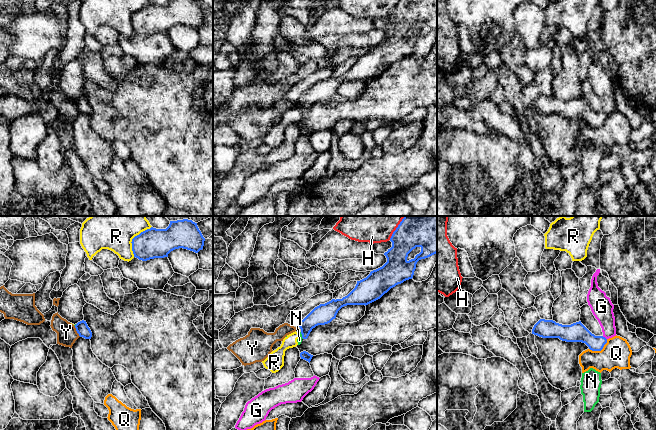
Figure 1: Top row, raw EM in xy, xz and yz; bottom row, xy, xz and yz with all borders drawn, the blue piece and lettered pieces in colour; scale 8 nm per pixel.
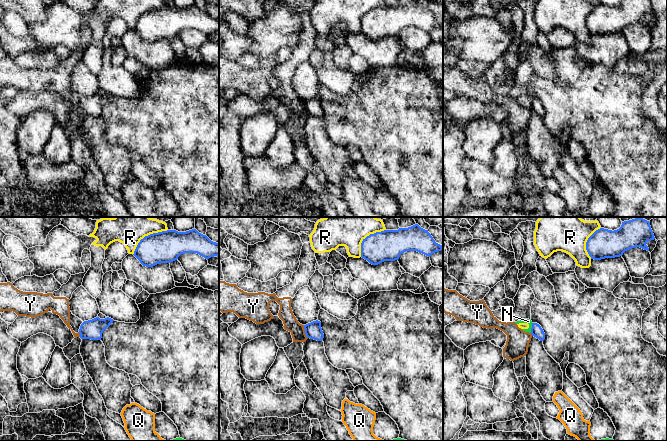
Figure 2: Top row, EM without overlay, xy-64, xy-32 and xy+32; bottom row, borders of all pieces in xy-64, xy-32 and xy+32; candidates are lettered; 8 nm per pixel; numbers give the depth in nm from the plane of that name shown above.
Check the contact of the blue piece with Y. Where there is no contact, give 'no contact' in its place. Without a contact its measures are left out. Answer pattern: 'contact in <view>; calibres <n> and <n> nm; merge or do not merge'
contact in xy; calibres 100 and 160 nm; do not merge

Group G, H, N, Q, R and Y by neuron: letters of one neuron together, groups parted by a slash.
G / H / N R / Q / Y

